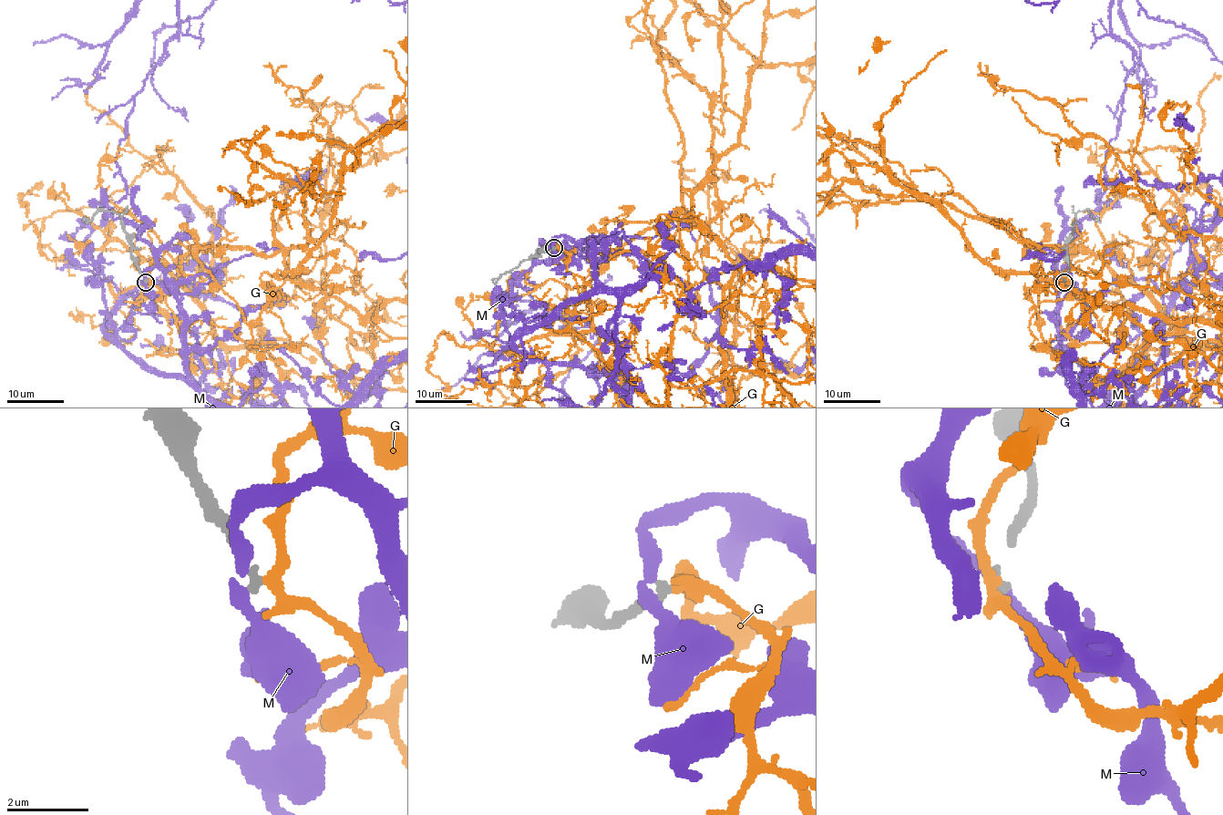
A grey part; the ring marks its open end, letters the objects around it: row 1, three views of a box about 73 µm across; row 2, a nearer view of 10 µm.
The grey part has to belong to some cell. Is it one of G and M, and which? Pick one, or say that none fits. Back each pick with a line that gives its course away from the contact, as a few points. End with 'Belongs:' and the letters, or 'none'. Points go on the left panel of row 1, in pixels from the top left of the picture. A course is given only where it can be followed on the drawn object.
Belongs: none

